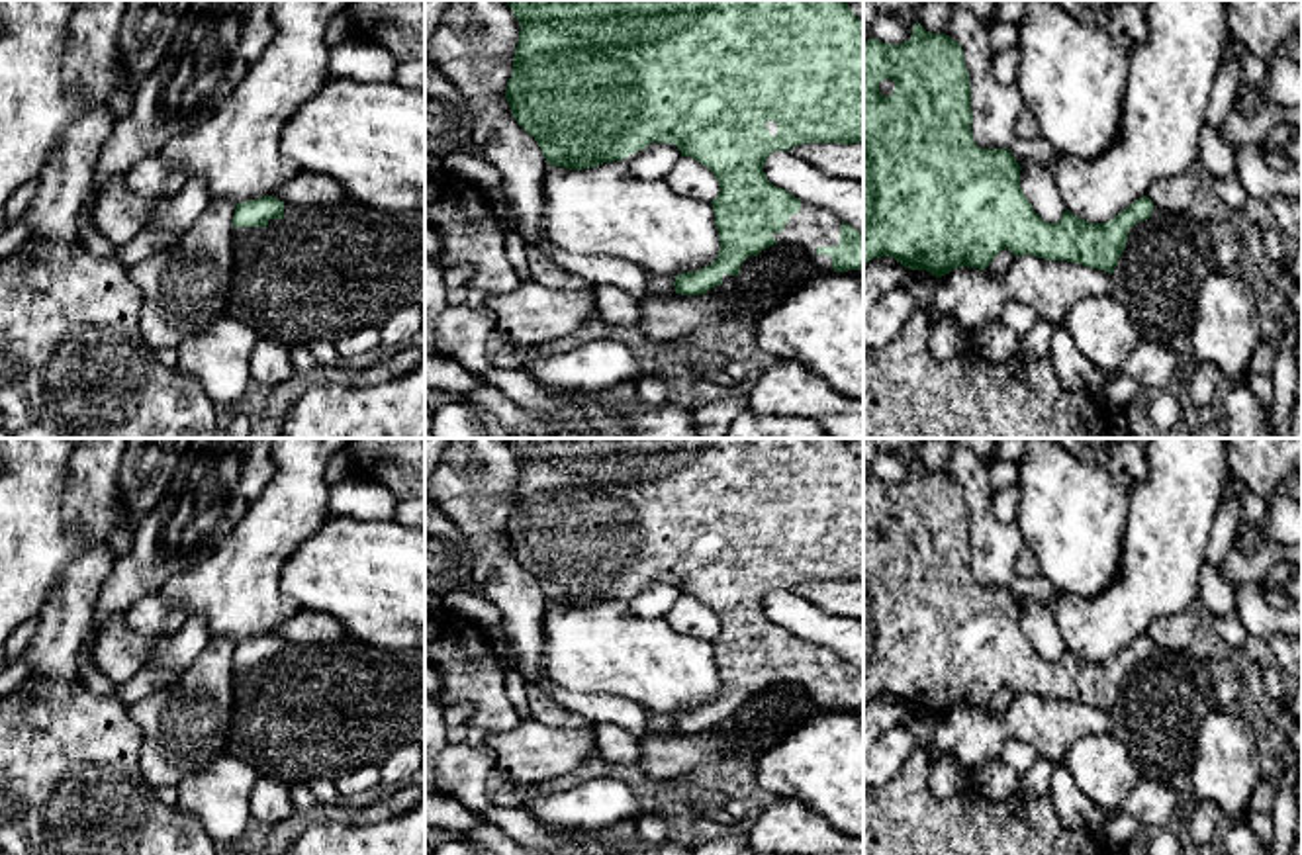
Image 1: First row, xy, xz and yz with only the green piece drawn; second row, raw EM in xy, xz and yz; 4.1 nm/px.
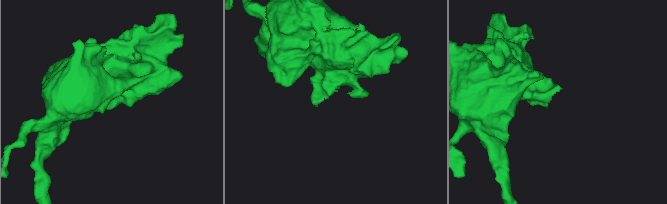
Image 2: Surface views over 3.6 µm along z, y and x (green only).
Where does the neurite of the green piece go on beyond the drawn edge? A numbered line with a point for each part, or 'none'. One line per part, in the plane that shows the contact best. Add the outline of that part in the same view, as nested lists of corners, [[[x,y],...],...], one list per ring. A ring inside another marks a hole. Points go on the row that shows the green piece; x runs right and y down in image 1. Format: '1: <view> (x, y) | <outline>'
1: xz (813, 225) | [[[801,202],[797,215],[791,215],[781,233],[771,237],[777,245],[793,245],[799,256],[793,262],[781,262],[762,270],[758,256],[748,256],[740,264],[738,276],[722,274],[722,284],[711,290],[738,293],[738,305],[732,319],[752,327],[791,290],[811,278],[832,274],[832,258],[816,254],[818,247],[836,247],[840,243],[842,219],[826,207]],[[709,290],[709,292],[711,292]]]

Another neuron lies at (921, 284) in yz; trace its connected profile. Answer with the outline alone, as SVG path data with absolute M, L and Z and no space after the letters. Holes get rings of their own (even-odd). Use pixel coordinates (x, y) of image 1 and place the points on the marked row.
M907 268L905 278L901 282L901 286L914 297L920 309L924 309L932 301L936 284L938 278L930 272L910 268Z

